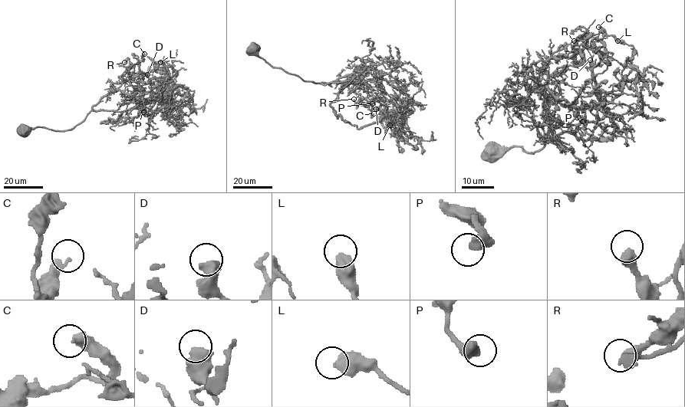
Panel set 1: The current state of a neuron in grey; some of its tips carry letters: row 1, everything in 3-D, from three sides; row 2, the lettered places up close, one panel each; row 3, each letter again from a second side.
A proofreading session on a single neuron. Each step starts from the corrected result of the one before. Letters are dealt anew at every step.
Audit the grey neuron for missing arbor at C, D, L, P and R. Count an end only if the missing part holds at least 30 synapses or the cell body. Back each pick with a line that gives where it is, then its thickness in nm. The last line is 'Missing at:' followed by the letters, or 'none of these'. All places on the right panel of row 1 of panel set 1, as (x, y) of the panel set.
Missing at: none of these

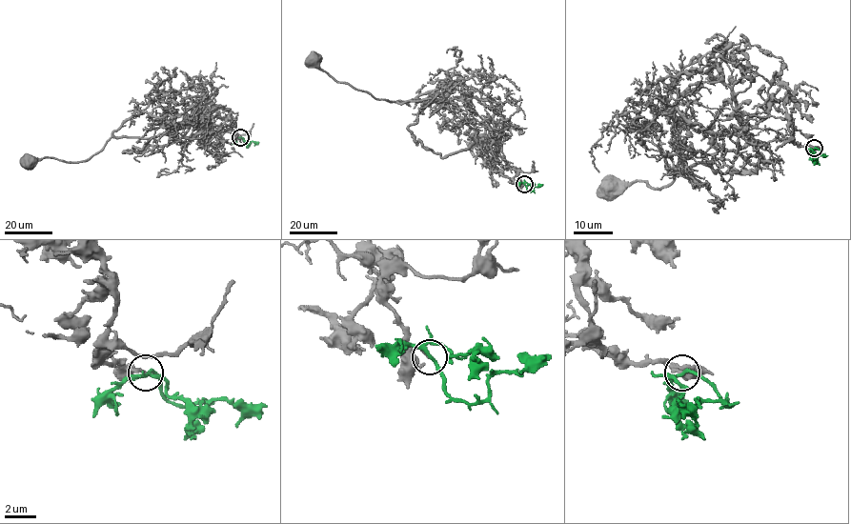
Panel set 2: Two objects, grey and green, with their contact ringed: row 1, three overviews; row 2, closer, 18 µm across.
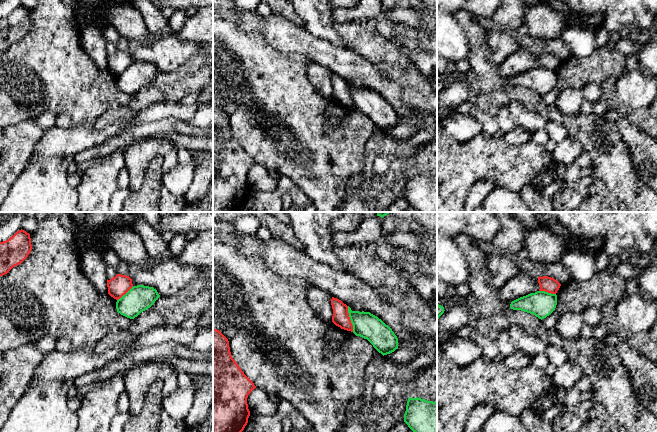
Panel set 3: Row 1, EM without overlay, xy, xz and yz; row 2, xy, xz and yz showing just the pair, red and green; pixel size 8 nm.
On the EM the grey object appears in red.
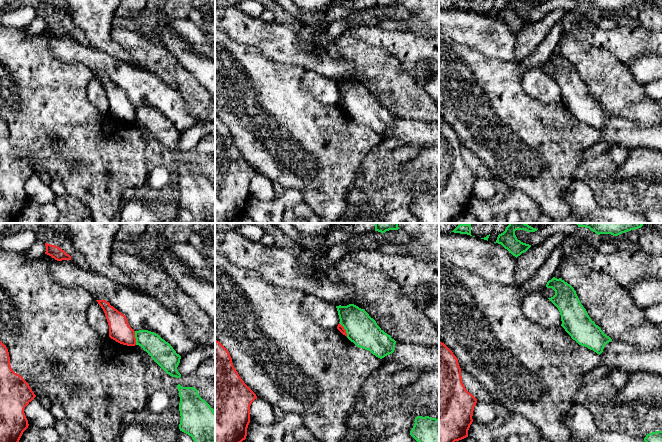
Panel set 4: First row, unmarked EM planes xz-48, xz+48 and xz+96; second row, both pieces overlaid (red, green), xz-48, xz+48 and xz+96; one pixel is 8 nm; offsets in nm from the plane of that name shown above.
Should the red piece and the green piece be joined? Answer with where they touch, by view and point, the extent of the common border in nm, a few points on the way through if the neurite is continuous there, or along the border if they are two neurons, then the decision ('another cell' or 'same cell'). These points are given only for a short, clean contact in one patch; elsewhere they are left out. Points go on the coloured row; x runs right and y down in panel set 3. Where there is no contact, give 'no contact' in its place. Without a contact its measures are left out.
xz (349, 319) | 220 nm | along xz (347, 306), (353, 331) | another cell

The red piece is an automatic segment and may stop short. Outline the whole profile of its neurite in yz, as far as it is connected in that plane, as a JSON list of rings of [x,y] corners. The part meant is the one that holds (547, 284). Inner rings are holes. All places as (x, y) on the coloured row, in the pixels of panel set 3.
[[[548,276],[538,277],[538,283],[540,285],[539,291],[545,291],[551,294],[556,294],[561,286],[557,280]]]

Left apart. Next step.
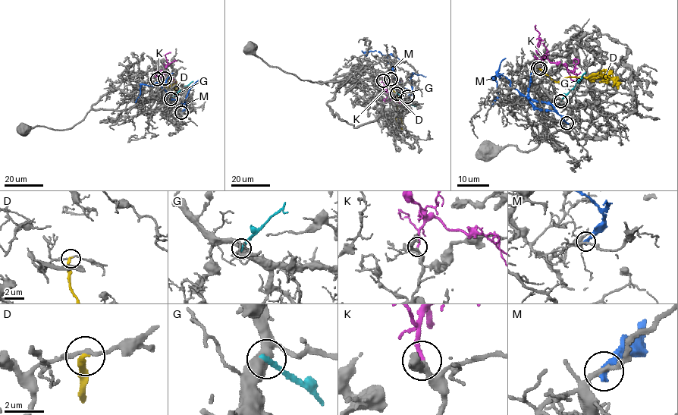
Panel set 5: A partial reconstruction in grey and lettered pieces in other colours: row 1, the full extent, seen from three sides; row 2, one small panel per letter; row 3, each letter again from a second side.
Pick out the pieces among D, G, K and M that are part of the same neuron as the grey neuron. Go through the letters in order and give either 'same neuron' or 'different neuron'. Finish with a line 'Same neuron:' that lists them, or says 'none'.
D: different neuron
G: different neuron
K: same neuron
M: different neuron
Same neuron: K

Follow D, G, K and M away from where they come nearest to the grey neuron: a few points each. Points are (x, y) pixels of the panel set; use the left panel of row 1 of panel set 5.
D: (164, 78), (167, 87), (171, 83), (175, 84), (175, 92)
G: (171, 99), (193, 81)
K: (157, 78), (157, 73), (162, 76), (159, 80), (167, 73), (174, 82)
M: (181, 112), (185, 107), (171, 99), (160, 82), (152, 85), (142, 84), (140, 96), (135, 102)

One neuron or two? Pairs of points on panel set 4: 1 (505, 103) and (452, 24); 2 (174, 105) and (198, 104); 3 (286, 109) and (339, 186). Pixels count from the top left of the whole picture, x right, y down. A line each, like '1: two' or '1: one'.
1: two
2: two
3: one

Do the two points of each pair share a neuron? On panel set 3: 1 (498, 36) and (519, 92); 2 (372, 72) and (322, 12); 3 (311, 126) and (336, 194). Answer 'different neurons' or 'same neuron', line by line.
1: different neurons
2: different neurons
3: same neuron

